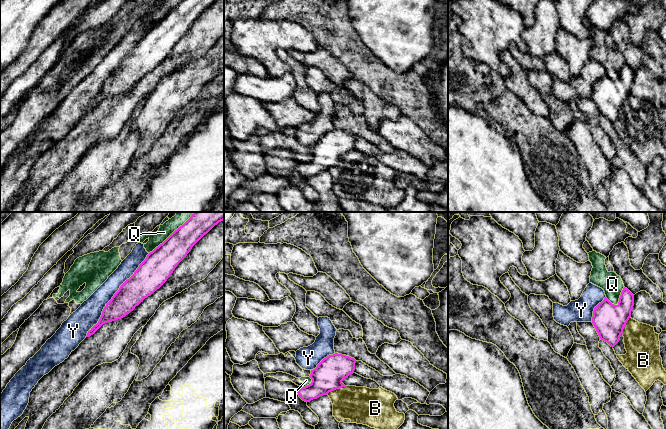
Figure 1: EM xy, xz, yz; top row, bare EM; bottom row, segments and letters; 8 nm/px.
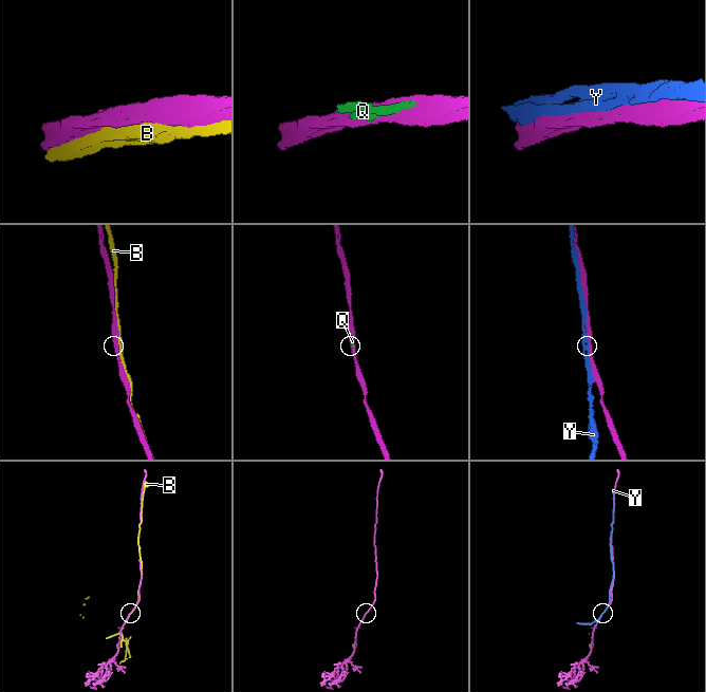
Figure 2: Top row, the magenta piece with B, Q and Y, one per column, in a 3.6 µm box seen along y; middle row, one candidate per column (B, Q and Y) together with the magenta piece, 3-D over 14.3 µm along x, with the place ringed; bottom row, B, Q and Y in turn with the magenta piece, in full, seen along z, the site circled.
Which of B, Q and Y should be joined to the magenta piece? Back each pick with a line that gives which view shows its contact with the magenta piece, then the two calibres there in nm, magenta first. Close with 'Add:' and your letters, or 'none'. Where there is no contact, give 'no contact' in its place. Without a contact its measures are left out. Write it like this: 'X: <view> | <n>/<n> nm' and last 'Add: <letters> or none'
Add: none

